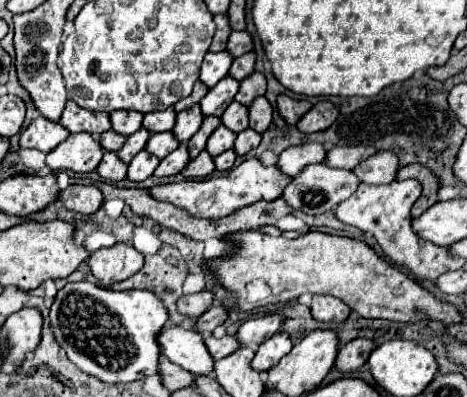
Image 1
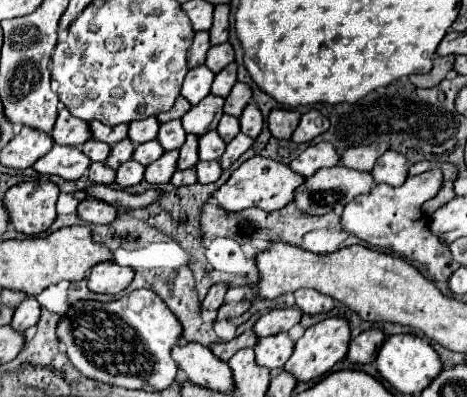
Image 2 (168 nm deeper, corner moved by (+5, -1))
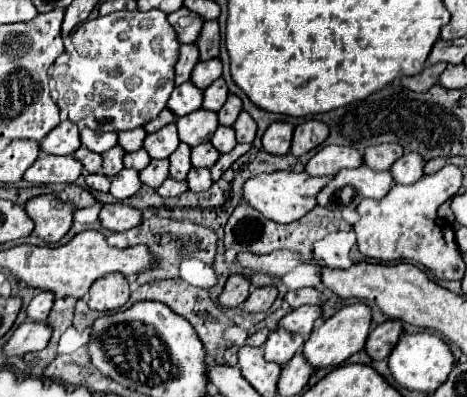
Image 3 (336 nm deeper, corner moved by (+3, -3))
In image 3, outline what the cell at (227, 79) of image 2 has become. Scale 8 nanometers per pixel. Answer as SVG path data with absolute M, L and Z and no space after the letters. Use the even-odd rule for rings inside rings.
M218 78L216 82L212 82L206 90L204 90L204 100L202 100L202 108L204 110L212 110L212 112L218 112L224 102L228 98L228 88L224 84L222 78Z

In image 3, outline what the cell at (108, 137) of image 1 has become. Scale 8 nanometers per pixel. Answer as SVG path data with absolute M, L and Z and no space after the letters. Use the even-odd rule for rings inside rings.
M80 146L72 156L84 166L84 174L96 174L102 170L102 156L96 152L90 152L84 146Z

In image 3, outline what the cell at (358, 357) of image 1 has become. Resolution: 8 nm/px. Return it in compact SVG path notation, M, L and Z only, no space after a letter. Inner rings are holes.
M388 320L380 326L376 326L366 342L366 352L374 358L374 360L384 360L388 358L388 354L392 352L392 348L396 346L398 338L402 334L402 324L398 320Z

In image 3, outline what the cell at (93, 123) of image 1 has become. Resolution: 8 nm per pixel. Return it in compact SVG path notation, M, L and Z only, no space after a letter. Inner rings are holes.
M62 120L42 142L40 150L44 154L54 154L54 156L64 156L72 154L80 148L80 132L78 126L70 120Z

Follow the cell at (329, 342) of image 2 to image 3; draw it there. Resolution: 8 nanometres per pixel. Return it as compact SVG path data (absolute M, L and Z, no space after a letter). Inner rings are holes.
M356 302L350 306L340 308L332 318L324 320L322 326L314 328L310 338L304 342L304 356L314 368L326 368L326 366L340 366L344 364L352 354L360 352L366 344L366 338L370 334L370 322L372 322L372 310L364 302Z

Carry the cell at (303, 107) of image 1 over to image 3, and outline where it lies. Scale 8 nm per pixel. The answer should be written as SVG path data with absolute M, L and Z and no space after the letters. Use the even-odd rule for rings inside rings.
M274 122L262 136L262 146L268 154L288 154L290 150L290 140L294 134L294 126L288 122Z

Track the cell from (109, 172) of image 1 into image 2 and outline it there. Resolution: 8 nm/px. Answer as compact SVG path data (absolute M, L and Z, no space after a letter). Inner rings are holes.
M92 162L88 168L88 178L96 184L114 184L116 172L112 168L106 168L104 162L98 162L98 164Z

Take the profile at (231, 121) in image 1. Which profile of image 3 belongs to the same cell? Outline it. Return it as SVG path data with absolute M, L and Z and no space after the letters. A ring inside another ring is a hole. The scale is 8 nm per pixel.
M218 126L216 132L212 134L210 138L210 144L220 152L230 152L234 146L236 146L236 138L234 138L234 130L232 128L226 128L226 126Z

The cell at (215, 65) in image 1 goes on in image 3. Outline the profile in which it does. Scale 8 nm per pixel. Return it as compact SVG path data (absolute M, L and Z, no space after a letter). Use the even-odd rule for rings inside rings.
M184 82L184 84L174 88L166 108L172 110L172 114L176 114L176 118L180 118L180 116L186 116L186 114L198 110L200 106L202 106L200 88L192 86L192 82Z

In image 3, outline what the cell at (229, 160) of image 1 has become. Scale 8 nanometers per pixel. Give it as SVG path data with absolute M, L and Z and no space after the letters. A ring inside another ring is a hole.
M190 168L188 176L186 176L186 182L188 182L188 190L204 192L204 190L208 190L212 186L210 170L208 168Z

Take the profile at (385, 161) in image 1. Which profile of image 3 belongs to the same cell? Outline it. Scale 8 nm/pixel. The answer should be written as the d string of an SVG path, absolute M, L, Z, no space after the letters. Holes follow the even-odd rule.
M408 152L400 160L394 162L392 174L396 184L414 184L424 176L424 158L418 152Z

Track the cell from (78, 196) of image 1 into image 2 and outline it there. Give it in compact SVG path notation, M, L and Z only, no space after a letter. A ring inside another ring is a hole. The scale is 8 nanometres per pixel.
M86 198L78 204L78 216L90 224L110 224L116 218L116 208L94 198Z

